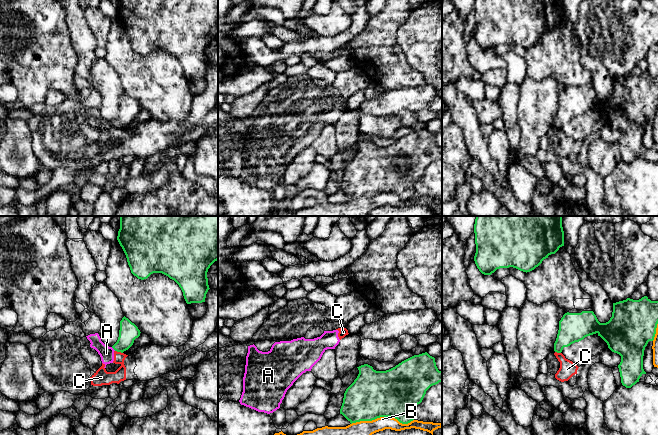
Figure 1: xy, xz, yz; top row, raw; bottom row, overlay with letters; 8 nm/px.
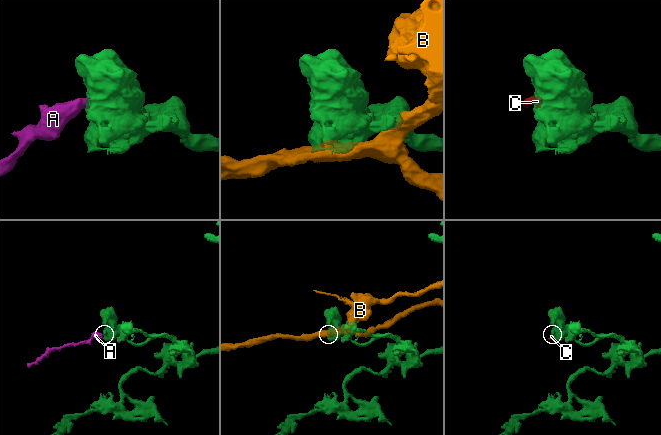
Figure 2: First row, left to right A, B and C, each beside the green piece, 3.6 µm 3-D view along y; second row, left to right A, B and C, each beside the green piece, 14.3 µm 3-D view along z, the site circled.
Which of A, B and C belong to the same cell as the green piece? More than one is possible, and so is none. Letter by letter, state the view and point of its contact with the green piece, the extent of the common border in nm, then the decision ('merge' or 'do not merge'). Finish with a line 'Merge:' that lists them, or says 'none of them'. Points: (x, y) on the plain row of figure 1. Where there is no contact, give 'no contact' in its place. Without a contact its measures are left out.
A: xy (113, 124) | 50 nm | do not merge
B: xz (382, 192) | 500 nm | do not merge
C: xy (119, 127) | 70 nm | do not merge
Merge: none of them

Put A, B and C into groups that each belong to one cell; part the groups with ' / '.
A C / B

